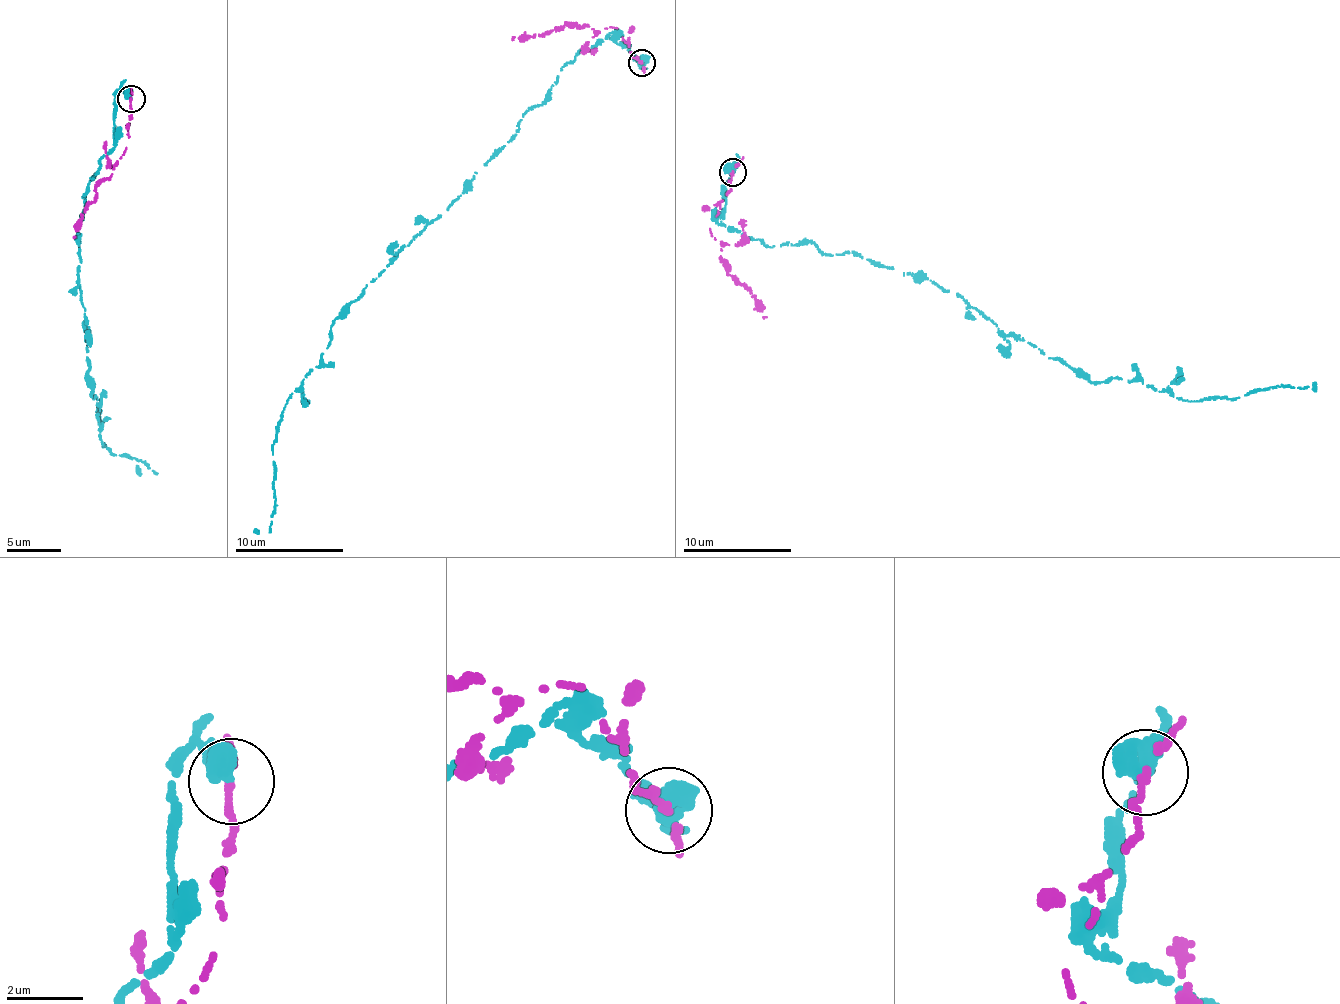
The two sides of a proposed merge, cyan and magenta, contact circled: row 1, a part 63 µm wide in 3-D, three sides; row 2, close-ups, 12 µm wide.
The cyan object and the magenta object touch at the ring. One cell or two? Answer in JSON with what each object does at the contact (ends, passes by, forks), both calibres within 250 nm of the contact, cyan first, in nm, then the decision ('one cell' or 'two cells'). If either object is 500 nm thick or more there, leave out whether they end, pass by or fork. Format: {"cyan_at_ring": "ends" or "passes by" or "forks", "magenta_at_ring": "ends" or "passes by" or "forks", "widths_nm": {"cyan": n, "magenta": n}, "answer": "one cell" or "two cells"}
{"widths_nm": {"cyan": 550, "magenta": 180}, "answer": "two cells"}

